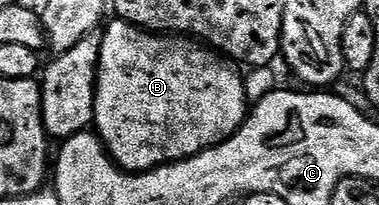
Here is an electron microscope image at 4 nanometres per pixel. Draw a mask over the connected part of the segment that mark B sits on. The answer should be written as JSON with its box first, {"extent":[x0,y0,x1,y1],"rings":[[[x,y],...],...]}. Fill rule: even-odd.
{"extent":[92,18,251,172],"rings":[[[113,18],[108,21],[104,25],[103,31],[100,33],[101,37],[101,53],[99,54],[99,62],[97,63],[97,93],[95,94],[95,98],[93,99],[93,122],[92,127],[95,129],[95,135],[98,139],[101,140],[102,147],[105,148],[106,152],[108,152],[110,158],[113,159],[114,163],[118,165],[124,172],[150,172],[153,168],[162,168],[165,164],[171,164],[174,160],[185,160],[189,156],[194,156],[195,154],[199,154],[203,150],[207,150],[208,148],[214,148],[216,144],[221,144],[226,140],[228,136],[233,135],[234,132],[237,131],[237,127],[239,127],[243,121],[245,121],[246,115],[251,107],[251,101],[248,96],[245,95],[245,81],[243,79],[242,73],[237,73],[238,69],[234,67],[232,63],[224,55],[218,54],[214,49],[206,46],[204,43],[198,42],[193,38],[186,38],[181,34],[158,34],[156,32],[150,32],[146,29],[139,28],[135,24],[129,24],[126,20],[120,18]]]}

